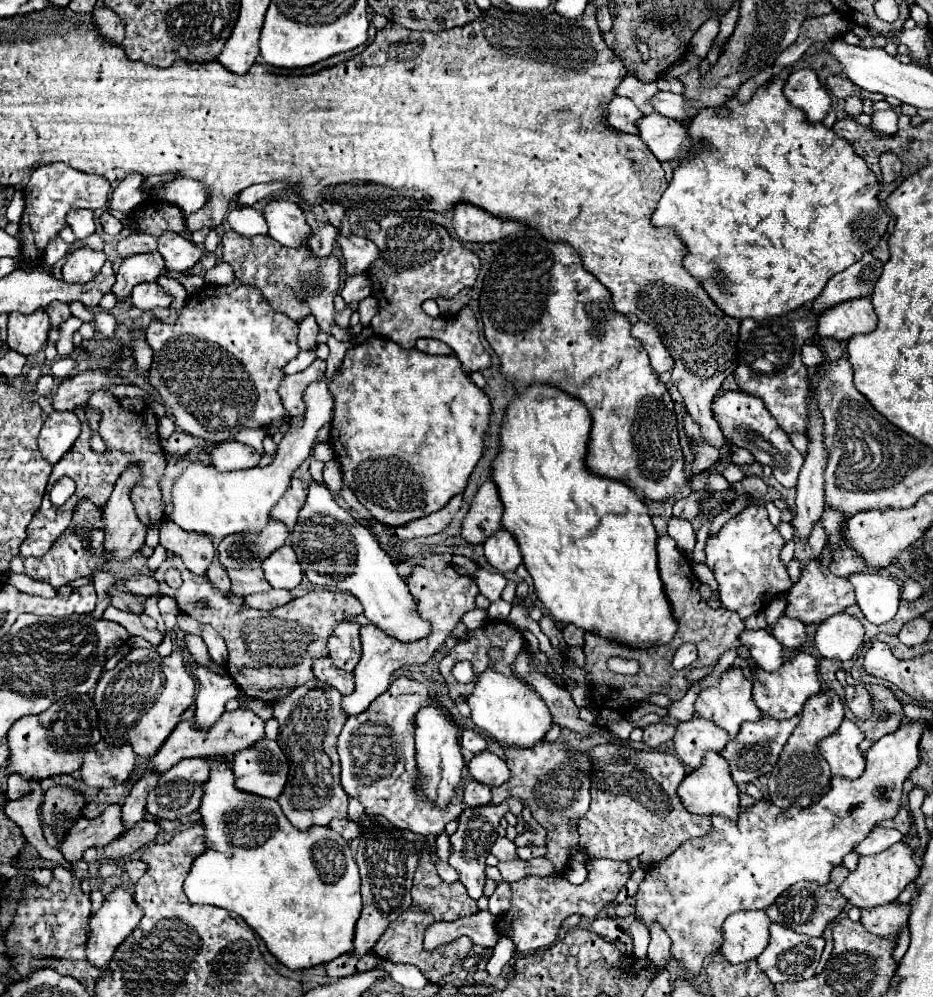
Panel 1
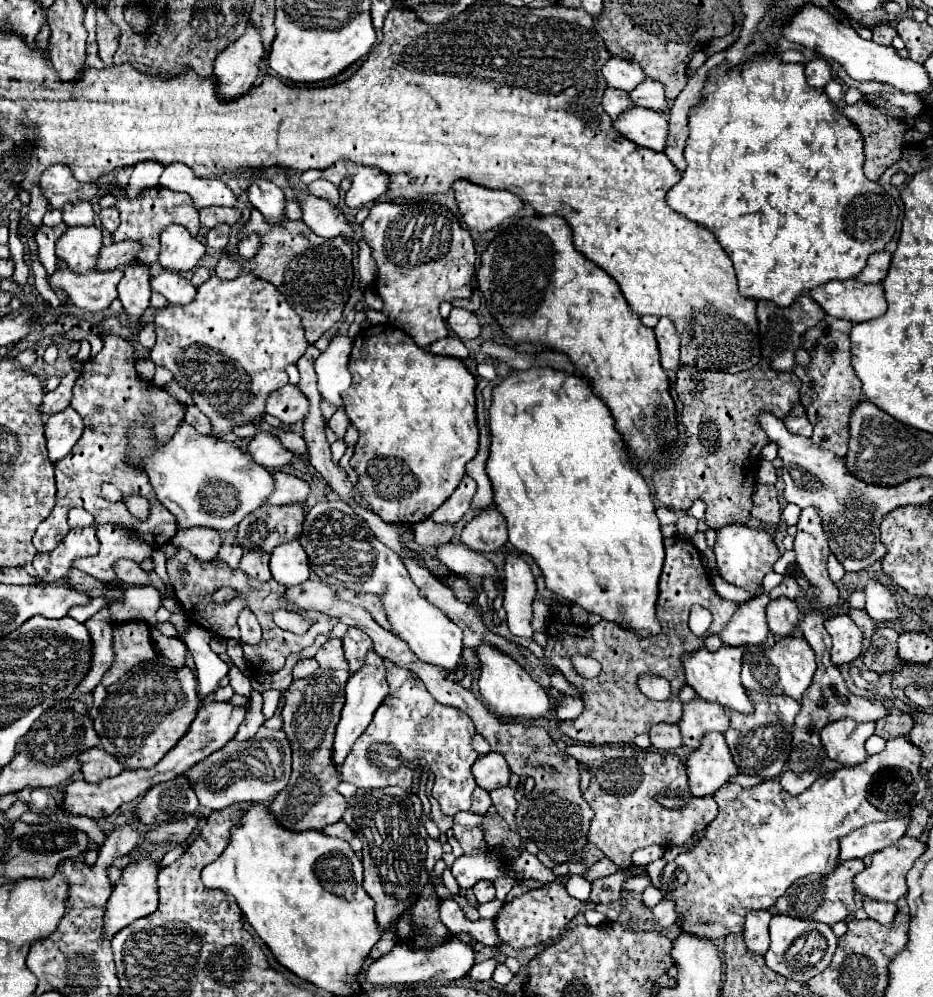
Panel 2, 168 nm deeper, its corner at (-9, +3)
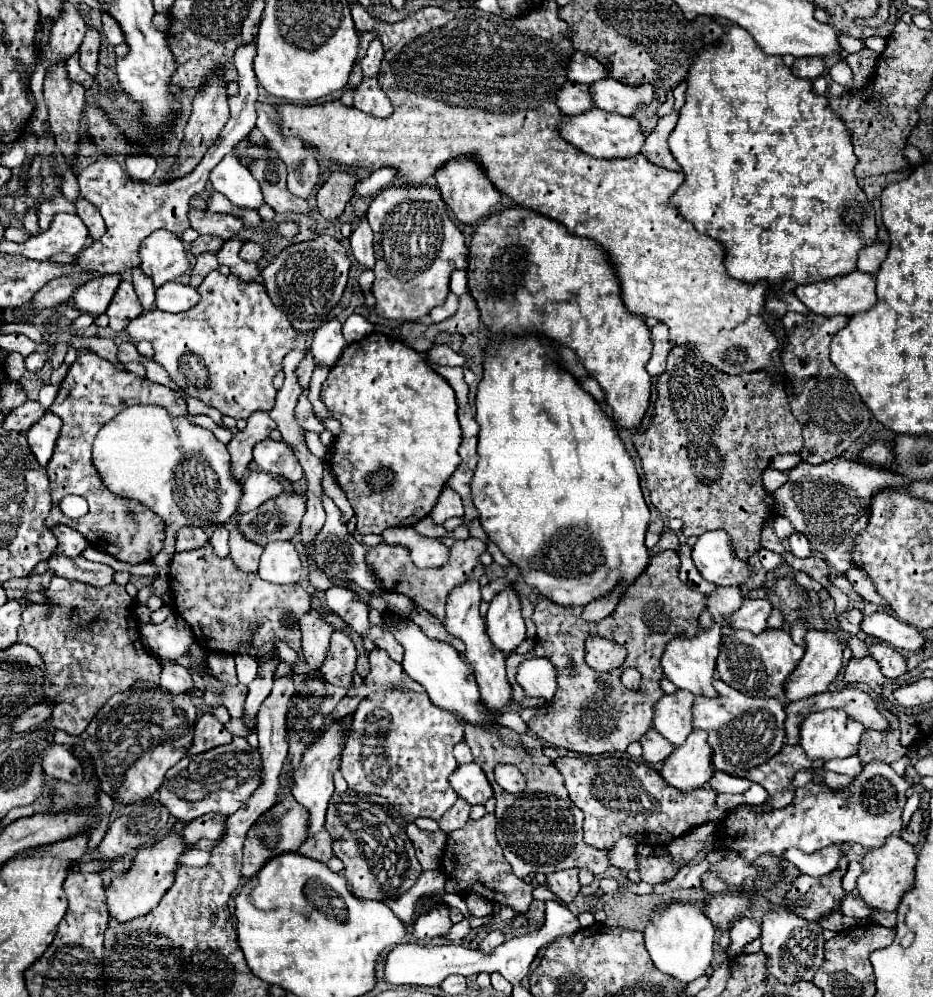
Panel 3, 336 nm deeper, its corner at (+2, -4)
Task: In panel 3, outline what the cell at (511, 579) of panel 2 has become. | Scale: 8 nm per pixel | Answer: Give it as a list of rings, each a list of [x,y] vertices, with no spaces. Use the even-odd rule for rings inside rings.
[[[501,591],[489,605],[487,617],[487,635],[493,645],[511,655],[525,641],[525,621],[521,617],[521,605],[515,591]]]

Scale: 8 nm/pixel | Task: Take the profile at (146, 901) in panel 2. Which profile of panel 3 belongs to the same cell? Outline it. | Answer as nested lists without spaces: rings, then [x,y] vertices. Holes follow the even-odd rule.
[[[177,821],[171,831],[155,845],[143,849],[137,853],[135,861],[133,861],[133,867],[115,877],[109,885],[109,889],[105,891],[107,895],[107,907],[109,907],[109,915],[115,917],[117,921],[129,921],[129,919],[135,919],[135,917],[143,917],[147,915],[153,907],[159,905],[161,897],[165,895],[165,891],[169,891],[169,887],[173,885],[175,881],[175,871],[177,867],[181,865],[179,857],[187,851],[187,843],[183,841],[183,829],[185,829],[185,821]]]

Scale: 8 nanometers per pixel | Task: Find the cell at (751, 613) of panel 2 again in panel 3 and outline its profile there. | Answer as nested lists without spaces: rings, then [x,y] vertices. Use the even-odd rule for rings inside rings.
[[[717,587],[713,593],[707,595],[707,611],[721,627],[725,627],[729,625],[731,613],[741,607],[741,601],[743,595],[739,587]]]

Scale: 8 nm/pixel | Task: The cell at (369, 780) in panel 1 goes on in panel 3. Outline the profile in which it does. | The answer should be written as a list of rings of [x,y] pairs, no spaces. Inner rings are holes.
[[[385,691],[379,693],[377,699],[363,699],[357,711],[353,713],[351,731],[353,733],[349,735],[347,745],[341,753],[341,773],[351,791],[361,795],[387,797],[393,809],[405,819],[405,823],[411,823],[417,817],[431,817],[437,821],[457,801],[457,793],[449,785],[449,775],[457,769],[453,747],[465,737],[463,725],[457,723],[457,719],[451,713],[433,707],[425,693]]]

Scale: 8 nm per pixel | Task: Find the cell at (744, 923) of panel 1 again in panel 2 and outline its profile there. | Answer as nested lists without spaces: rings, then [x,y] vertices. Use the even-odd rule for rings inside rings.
[[[752,910],[752,912],[748,912],[746,922],[744,922],[744,930],[742,930],[748,952],[764,954],[768,950],[768,942],[770,942],[768,924],[770,924],[770,918],[772,916],[770,916],[768,910]]]

